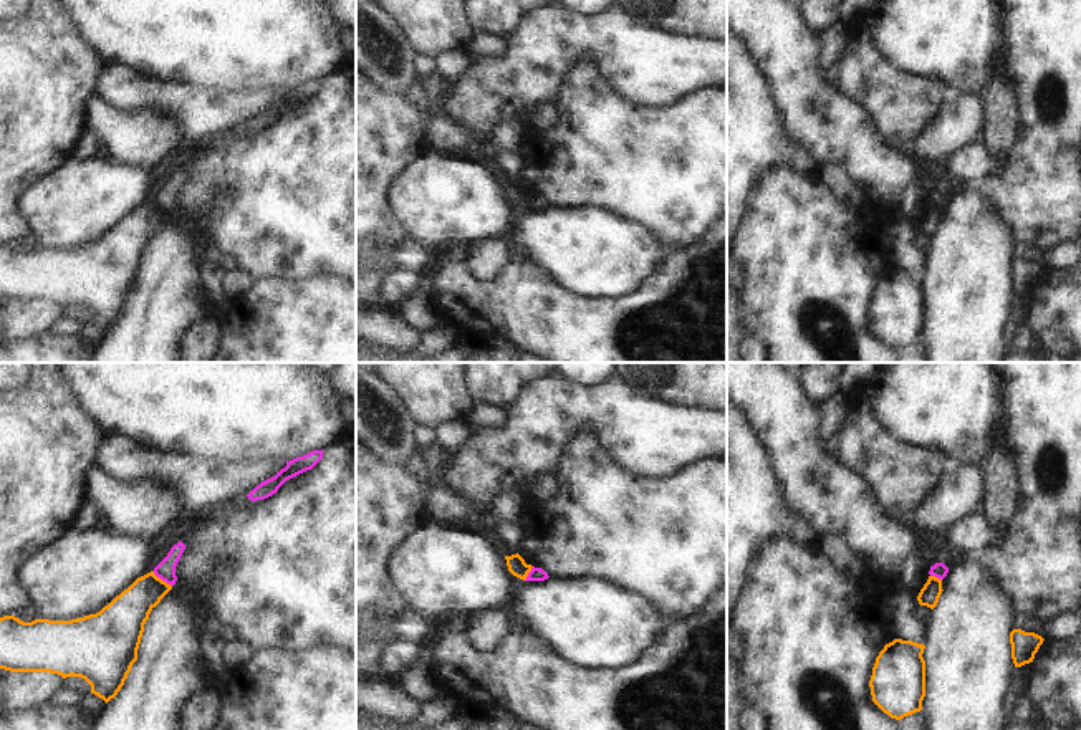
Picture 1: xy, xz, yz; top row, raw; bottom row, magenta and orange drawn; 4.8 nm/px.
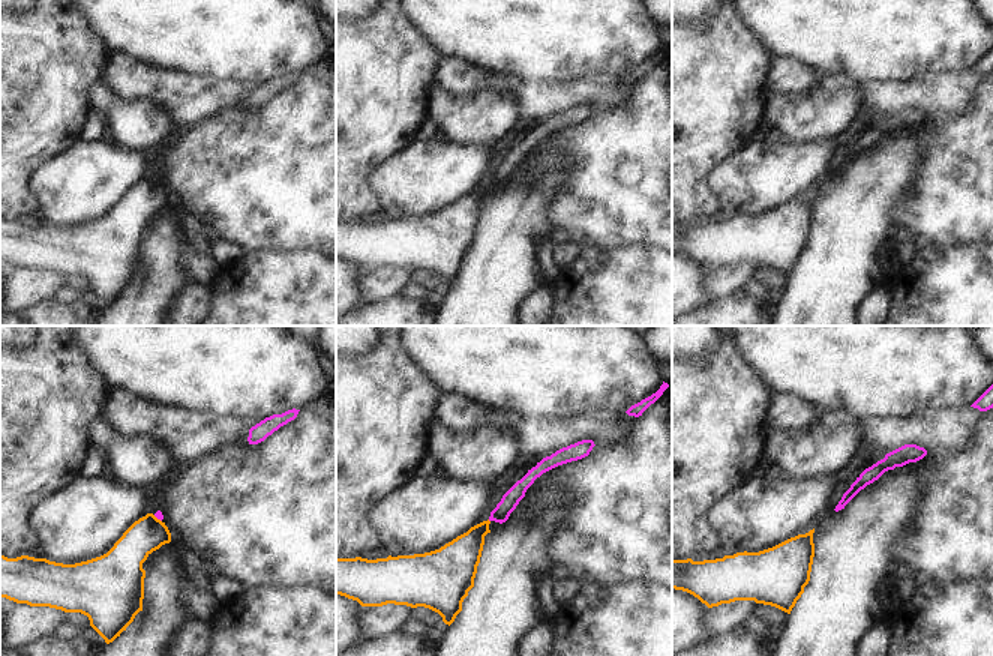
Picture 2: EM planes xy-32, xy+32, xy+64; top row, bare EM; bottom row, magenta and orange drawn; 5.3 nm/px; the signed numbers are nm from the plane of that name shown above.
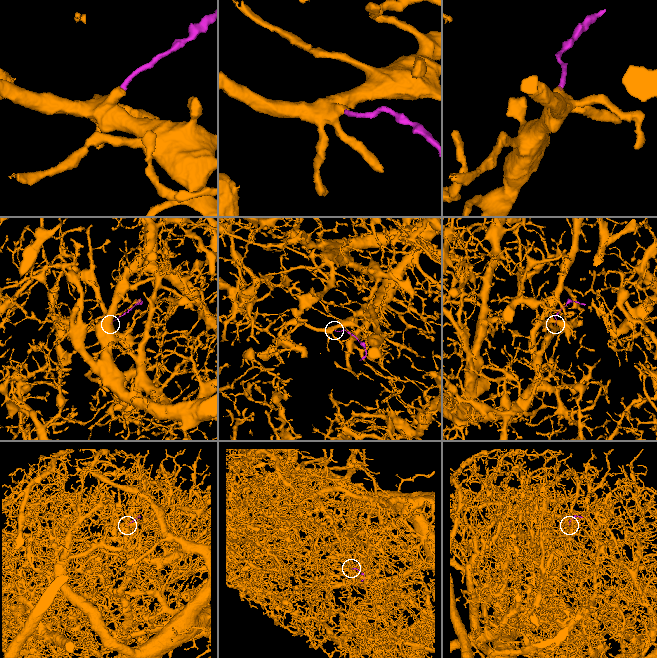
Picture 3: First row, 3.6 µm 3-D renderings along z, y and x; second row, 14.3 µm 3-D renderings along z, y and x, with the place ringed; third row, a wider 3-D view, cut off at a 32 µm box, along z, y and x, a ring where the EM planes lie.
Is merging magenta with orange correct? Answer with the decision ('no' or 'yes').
no

